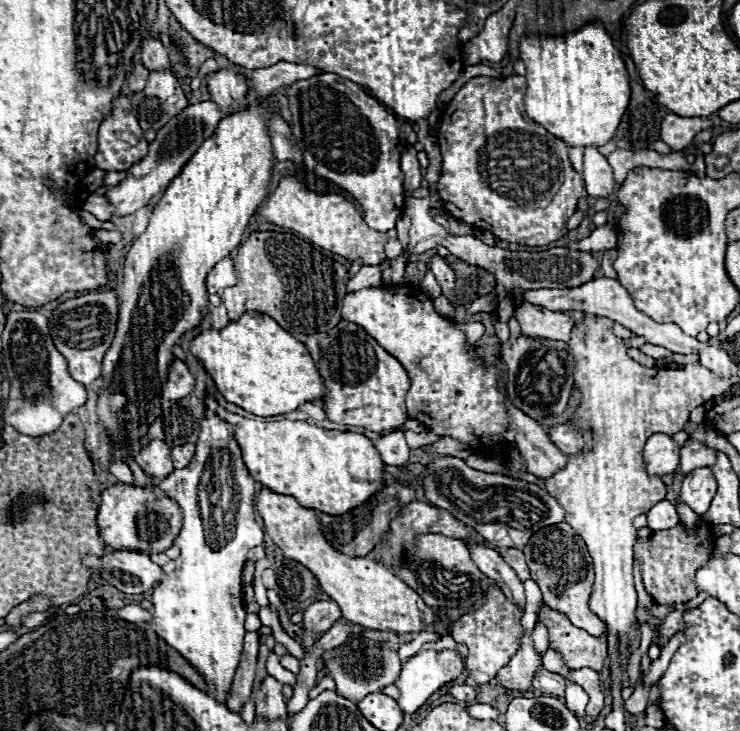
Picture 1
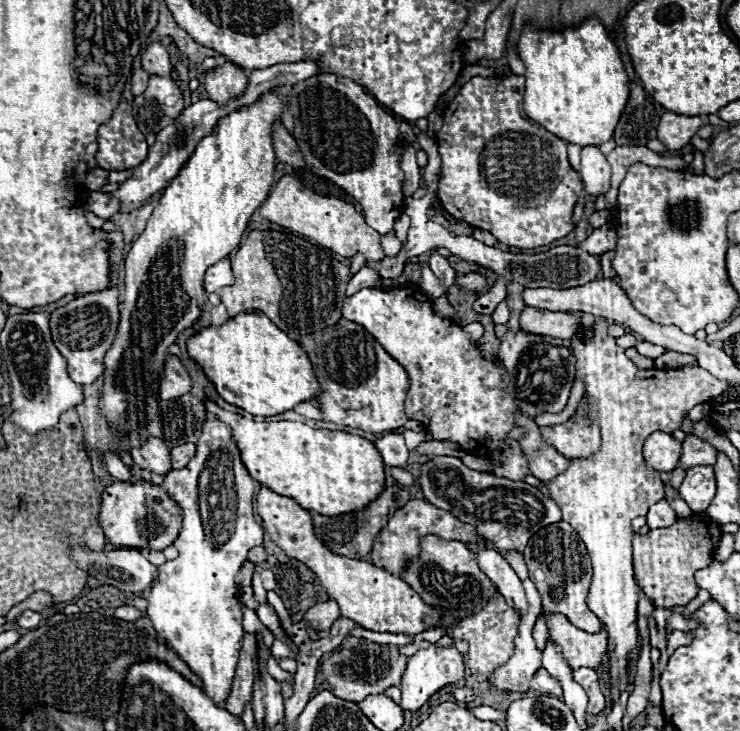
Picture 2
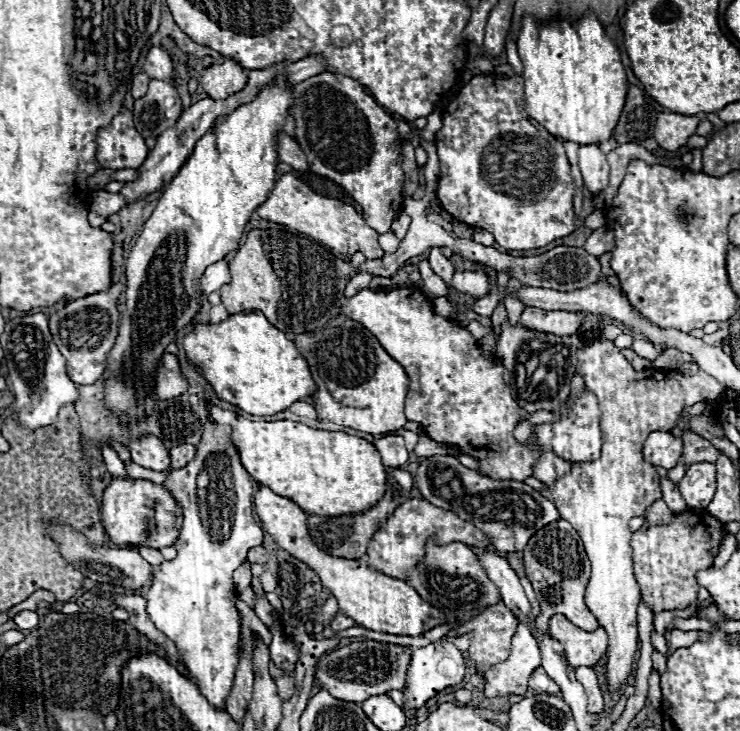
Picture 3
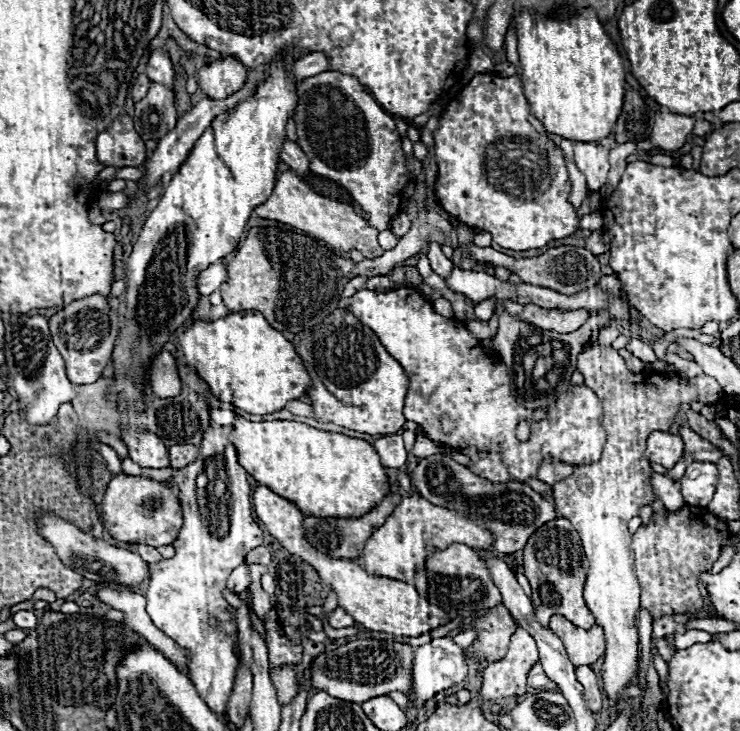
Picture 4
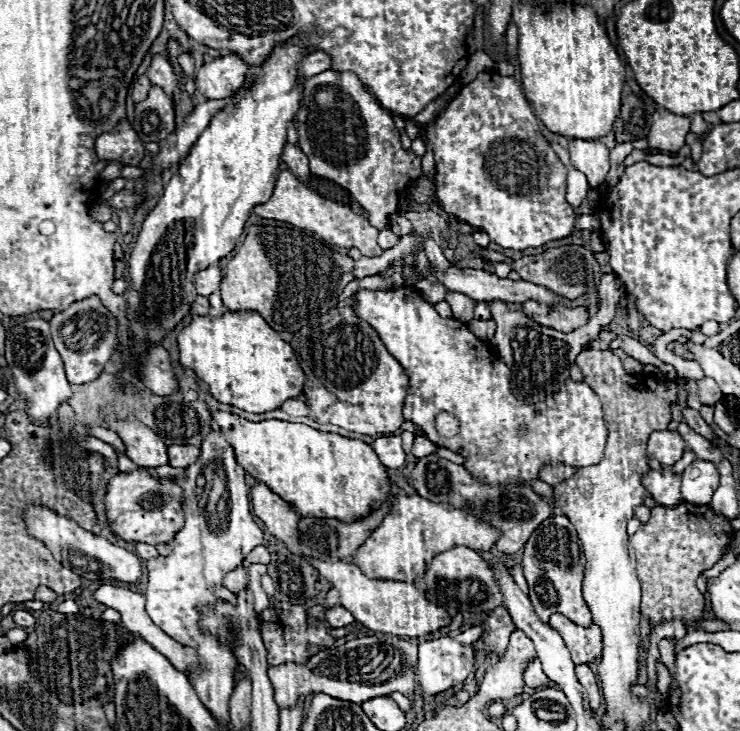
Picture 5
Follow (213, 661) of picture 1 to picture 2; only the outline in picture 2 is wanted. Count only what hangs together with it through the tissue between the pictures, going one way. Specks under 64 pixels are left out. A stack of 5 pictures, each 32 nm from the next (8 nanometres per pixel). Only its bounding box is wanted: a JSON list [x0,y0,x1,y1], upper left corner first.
[146,416,262,704]

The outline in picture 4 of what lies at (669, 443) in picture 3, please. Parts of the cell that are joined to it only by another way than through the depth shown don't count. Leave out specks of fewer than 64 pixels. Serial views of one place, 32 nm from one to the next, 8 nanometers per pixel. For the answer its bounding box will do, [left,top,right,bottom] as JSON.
[644,432,684,470]

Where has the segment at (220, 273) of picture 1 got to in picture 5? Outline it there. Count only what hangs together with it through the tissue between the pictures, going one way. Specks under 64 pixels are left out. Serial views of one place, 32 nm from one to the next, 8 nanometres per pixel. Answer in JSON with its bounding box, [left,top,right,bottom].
[194,264,224,296]

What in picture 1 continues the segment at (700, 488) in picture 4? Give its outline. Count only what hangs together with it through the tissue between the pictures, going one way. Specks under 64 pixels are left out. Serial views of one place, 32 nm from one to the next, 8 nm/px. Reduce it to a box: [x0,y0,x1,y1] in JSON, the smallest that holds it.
[678,468,716,514]

